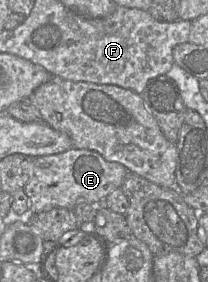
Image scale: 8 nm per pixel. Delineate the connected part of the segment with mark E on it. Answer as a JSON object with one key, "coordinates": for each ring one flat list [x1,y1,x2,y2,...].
{"coordinates":[[71,148,65,152,33,159,31,178,24,186,29,200,29,214,53,208,72,209,79,201,103,204,106,196,120,188,129,170,116,162,106,161,96,151]]}

